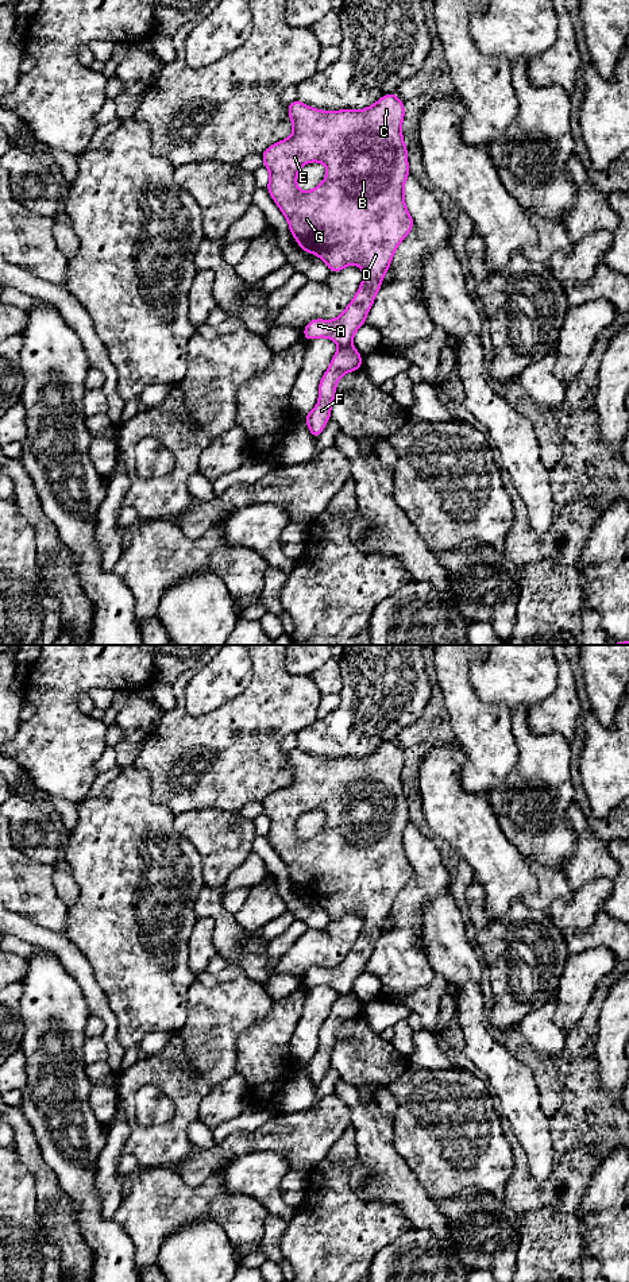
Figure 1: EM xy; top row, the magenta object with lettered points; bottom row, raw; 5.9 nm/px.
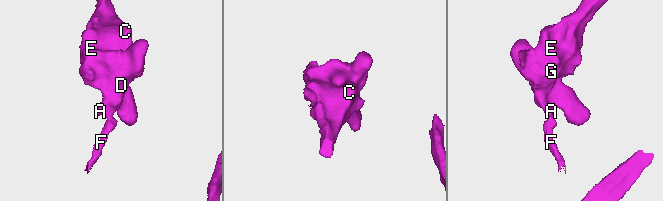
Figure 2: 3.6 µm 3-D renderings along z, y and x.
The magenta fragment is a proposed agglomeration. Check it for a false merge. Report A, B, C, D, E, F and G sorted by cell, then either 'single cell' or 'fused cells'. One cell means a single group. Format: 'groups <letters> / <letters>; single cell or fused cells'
groups A B C D E G / F; fused cells

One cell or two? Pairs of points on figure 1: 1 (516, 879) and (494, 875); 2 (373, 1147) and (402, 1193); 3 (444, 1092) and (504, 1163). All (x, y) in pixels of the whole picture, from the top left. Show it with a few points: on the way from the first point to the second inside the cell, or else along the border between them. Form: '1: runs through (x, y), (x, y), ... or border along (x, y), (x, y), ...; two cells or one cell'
1: runs through (510, 876), (500, 875); one cell
2: runs through (377, 1158), (388, 1169), (388, 1176), (394, 1182); one cell
3: runs through (450, 1109), (486, 1146); one cell

